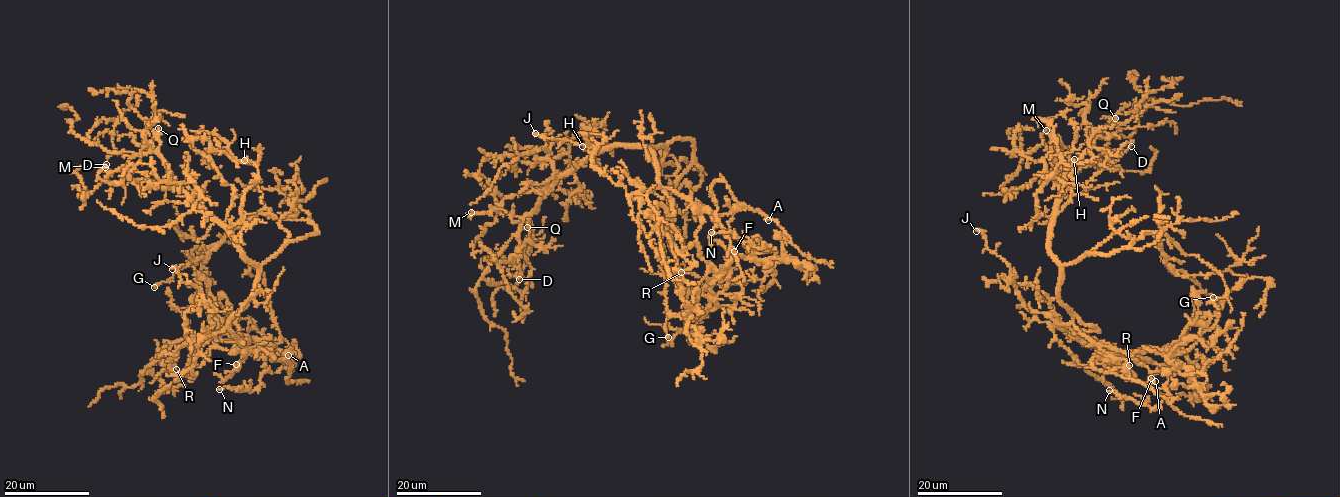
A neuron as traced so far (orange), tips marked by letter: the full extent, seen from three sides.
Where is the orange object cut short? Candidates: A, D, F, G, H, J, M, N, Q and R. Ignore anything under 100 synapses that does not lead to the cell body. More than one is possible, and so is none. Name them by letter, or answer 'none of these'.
none of these

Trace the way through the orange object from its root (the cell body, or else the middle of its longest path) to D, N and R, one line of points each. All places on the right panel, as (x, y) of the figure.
D: (1059, 266), (1049, 241), (1062, 184), (1095, 135), (1107, 139), (1109, 150), (1124, 152), (1131, 146)
N: (1059, 266), (1059, 297), (1074, 327), (1096, 344), (1126, 352), (1168, 378), (1167, 394), (1155, 409), (1109, 390)
R: (1059, 266), (1059, 297), (1072, 319), (1057, 325), (1088, 343), (1109, 348), (1129, 365)

